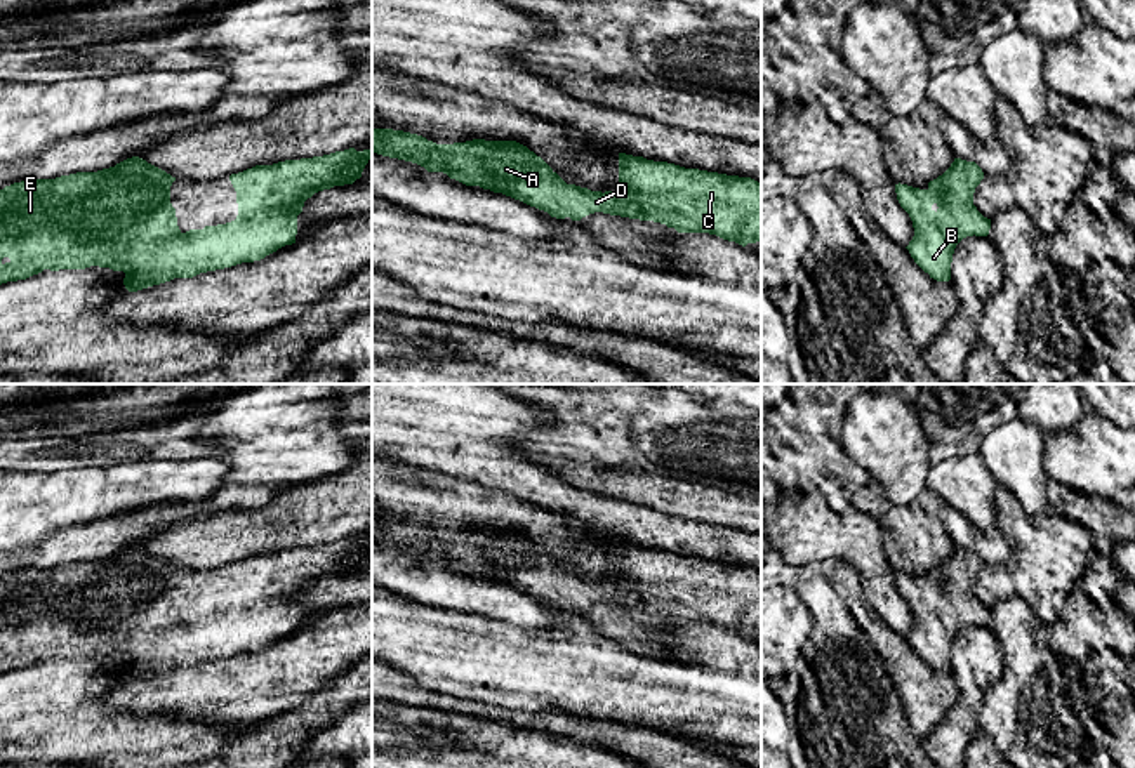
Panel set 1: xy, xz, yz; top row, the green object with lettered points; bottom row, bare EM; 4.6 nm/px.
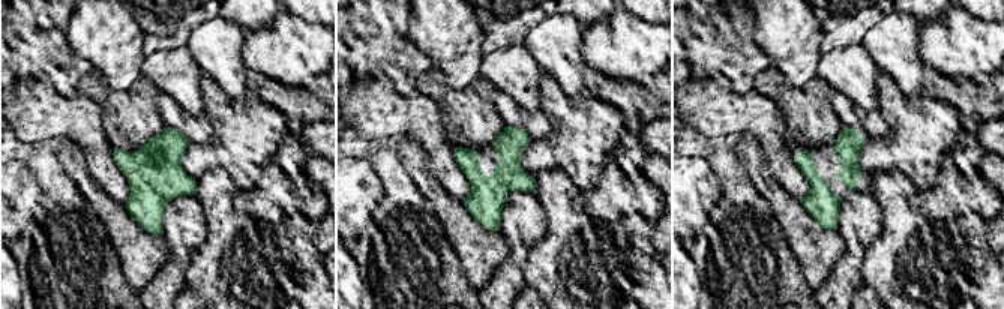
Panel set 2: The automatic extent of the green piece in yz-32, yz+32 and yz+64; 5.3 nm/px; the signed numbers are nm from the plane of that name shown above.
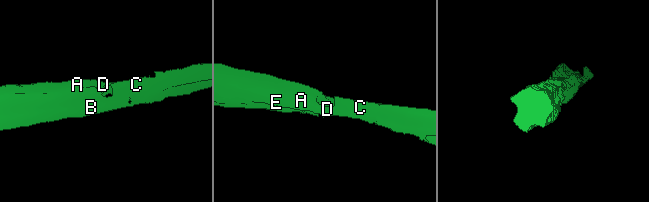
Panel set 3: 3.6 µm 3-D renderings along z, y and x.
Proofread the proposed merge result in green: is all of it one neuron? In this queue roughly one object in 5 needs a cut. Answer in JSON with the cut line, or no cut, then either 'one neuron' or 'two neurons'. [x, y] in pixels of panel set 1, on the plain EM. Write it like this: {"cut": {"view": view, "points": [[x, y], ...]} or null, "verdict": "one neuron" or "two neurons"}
{"cut": null, "verdict": "one neuron"}

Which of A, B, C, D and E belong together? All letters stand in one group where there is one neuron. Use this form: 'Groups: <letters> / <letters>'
Groups: A B C D E

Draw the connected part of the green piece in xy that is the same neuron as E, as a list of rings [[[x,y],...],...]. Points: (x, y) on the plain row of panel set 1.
[[[355,537],[323,546],[256,554],[229,570],[236,580],[235,610],[183,622],[170,593],[176,570],[139,546],[97,561],[76,561],[56,568],[26,568],[0,579],[0,674],[26,669],[43,659],[85,659],[90,655],[123,660],[123,674],[137,681],[174,667],[261,650],[295,632],[297,605],[315,582],[353,573],[372,547]]]

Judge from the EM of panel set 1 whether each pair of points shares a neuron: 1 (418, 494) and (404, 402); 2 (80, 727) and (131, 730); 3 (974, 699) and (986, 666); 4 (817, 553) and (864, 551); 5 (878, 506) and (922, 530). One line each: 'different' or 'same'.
1: different
2: same
3: same
4: same
5: same

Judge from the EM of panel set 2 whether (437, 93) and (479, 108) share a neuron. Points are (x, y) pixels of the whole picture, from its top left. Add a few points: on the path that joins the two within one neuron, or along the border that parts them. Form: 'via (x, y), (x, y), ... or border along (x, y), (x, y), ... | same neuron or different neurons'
via (447, 99), (458, 108), (468, 108) | same neuron

